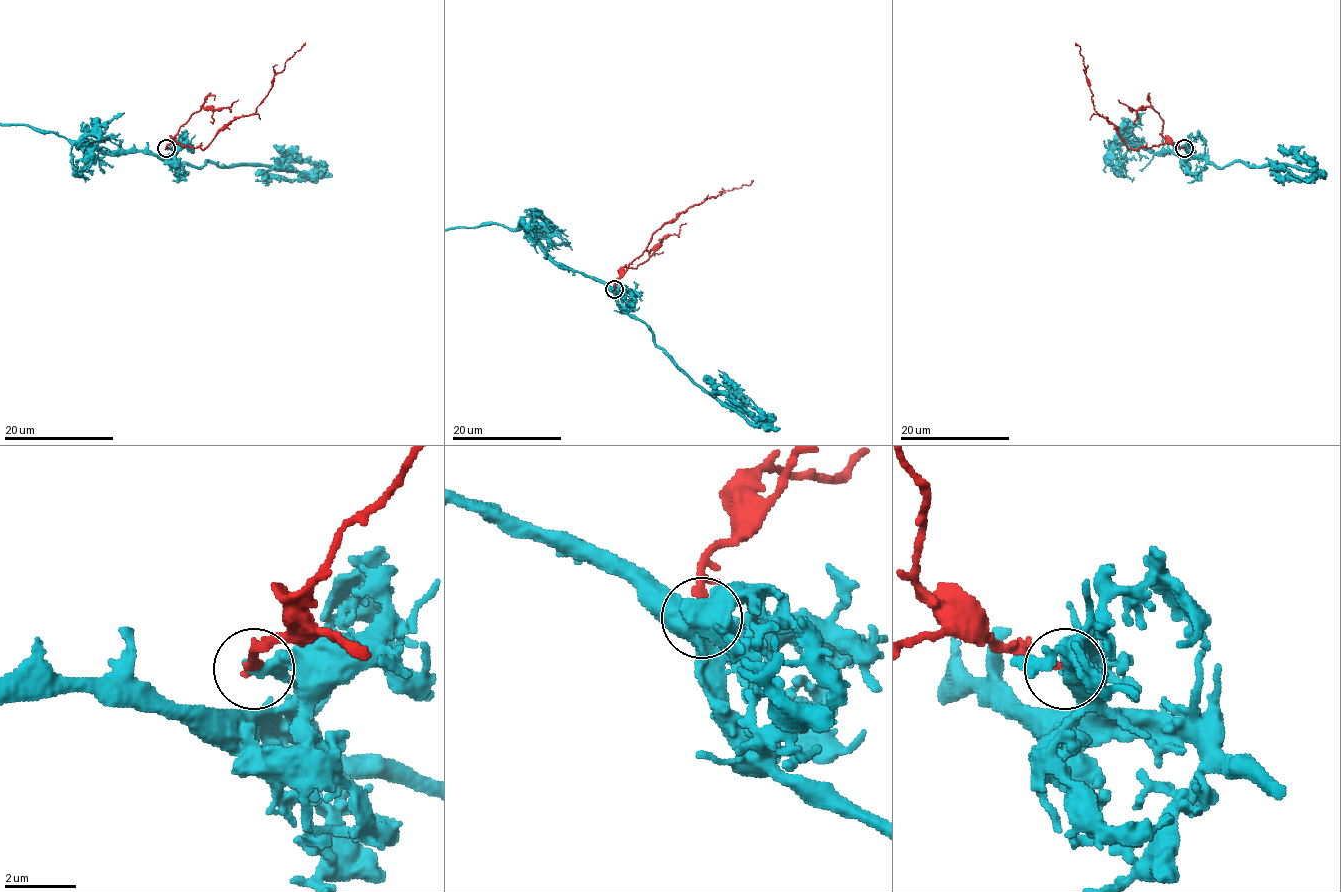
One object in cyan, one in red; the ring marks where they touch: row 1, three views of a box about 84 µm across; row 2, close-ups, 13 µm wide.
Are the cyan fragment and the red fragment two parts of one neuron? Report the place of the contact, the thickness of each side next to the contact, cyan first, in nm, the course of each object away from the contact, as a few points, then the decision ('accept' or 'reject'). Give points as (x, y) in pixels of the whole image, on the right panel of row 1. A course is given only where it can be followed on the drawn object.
(1184, 148) | 360/260 nm | red via (1185, 148), (1168, 142), (1130, 149), (1117, 130), (1095, 111), (1083, 56), (1075, 42) | reject

